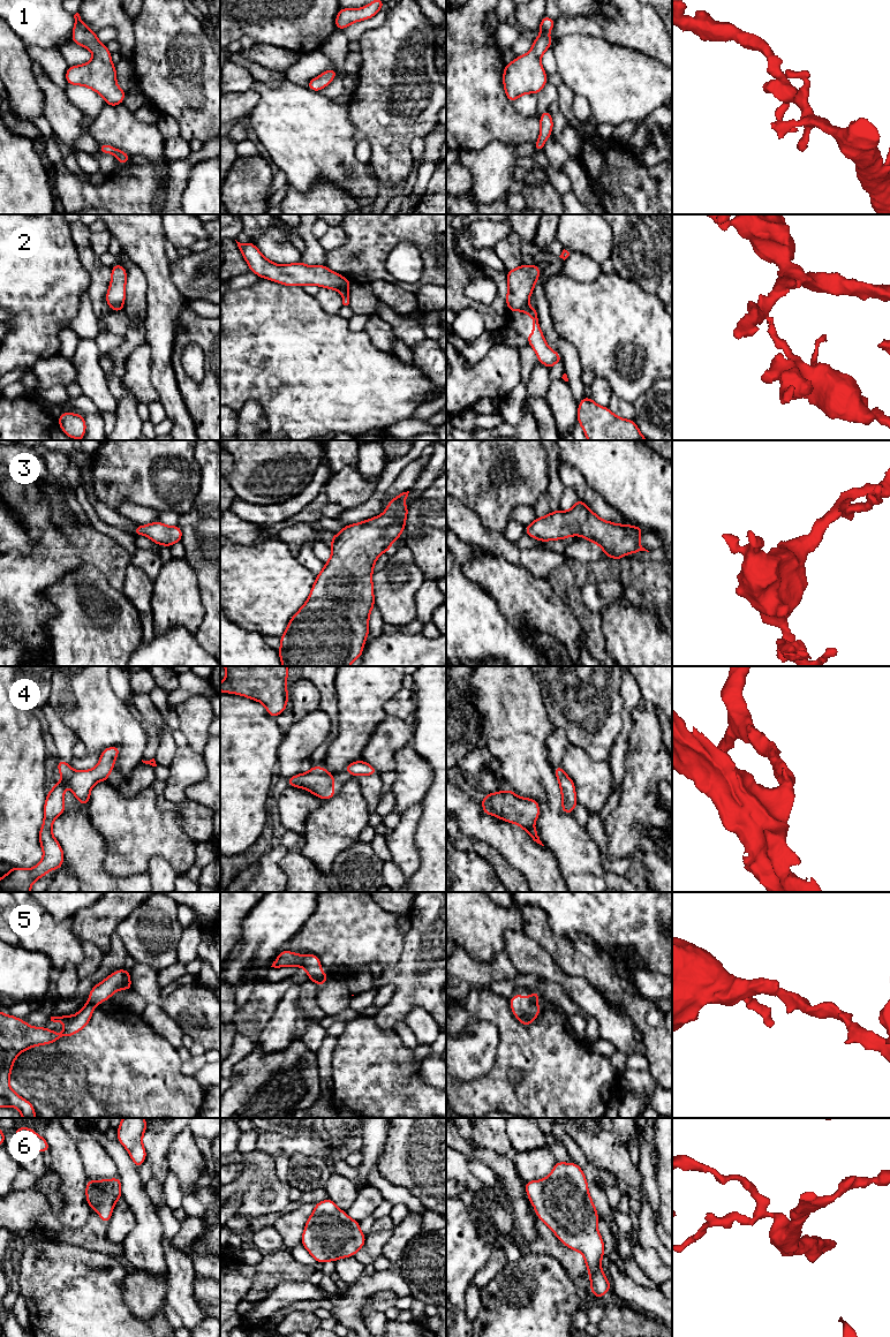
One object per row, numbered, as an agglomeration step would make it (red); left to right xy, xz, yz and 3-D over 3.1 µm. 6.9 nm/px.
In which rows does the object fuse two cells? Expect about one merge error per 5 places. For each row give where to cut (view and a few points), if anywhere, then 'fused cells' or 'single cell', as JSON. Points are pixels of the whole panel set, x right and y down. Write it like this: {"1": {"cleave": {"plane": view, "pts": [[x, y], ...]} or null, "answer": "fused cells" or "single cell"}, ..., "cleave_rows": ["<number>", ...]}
{"1": {"cleave": null, "answer": "single cell"}, "2": {"cleave": {"plane": "xz", "pts": [[346, 288], [340, 292]]}, "answer": "fused cells"}, "3": {"cleave": null, "answer": "single cell"}, "4": {"cleave": null, "answer": "single cell"}, "5": {"cleave": null, "answer": "single cell"}, "6": {"cleave": null, "answer": "single cell"}, "cleave_rows": ["2"]}

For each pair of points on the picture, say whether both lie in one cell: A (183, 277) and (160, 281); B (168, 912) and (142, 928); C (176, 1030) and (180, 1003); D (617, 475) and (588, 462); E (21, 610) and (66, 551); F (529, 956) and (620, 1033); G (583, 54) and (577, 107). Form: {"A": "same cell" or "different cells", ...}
{"A": "different cells", "B": "same cell", "C": "different cells", "D": "same cell", "E": "same cell", "F": "same cell", "G": "different cells"}

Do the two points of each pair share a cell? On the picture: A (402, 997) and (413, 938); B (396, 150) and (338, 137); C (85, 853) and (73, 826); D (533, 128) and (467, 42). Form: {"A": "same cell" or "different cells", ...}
{"A": "same cell", "B": "different cells", "C": "same cell", "D": "same cell"}

